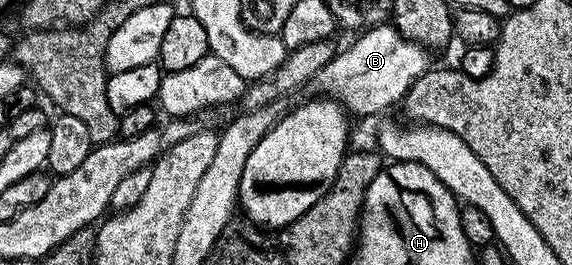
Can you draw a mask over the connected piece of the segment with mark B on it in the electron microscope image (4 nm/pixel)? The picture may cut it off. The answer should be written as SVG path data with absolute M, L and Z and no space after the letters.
M393 23L378 24L367 28L351 48L339 51L318 73L310 79L309 91L328 94L338 101L347 113L374 116L392 104L397 105L407 90L431 67L427 49L406 40L395 30Z

